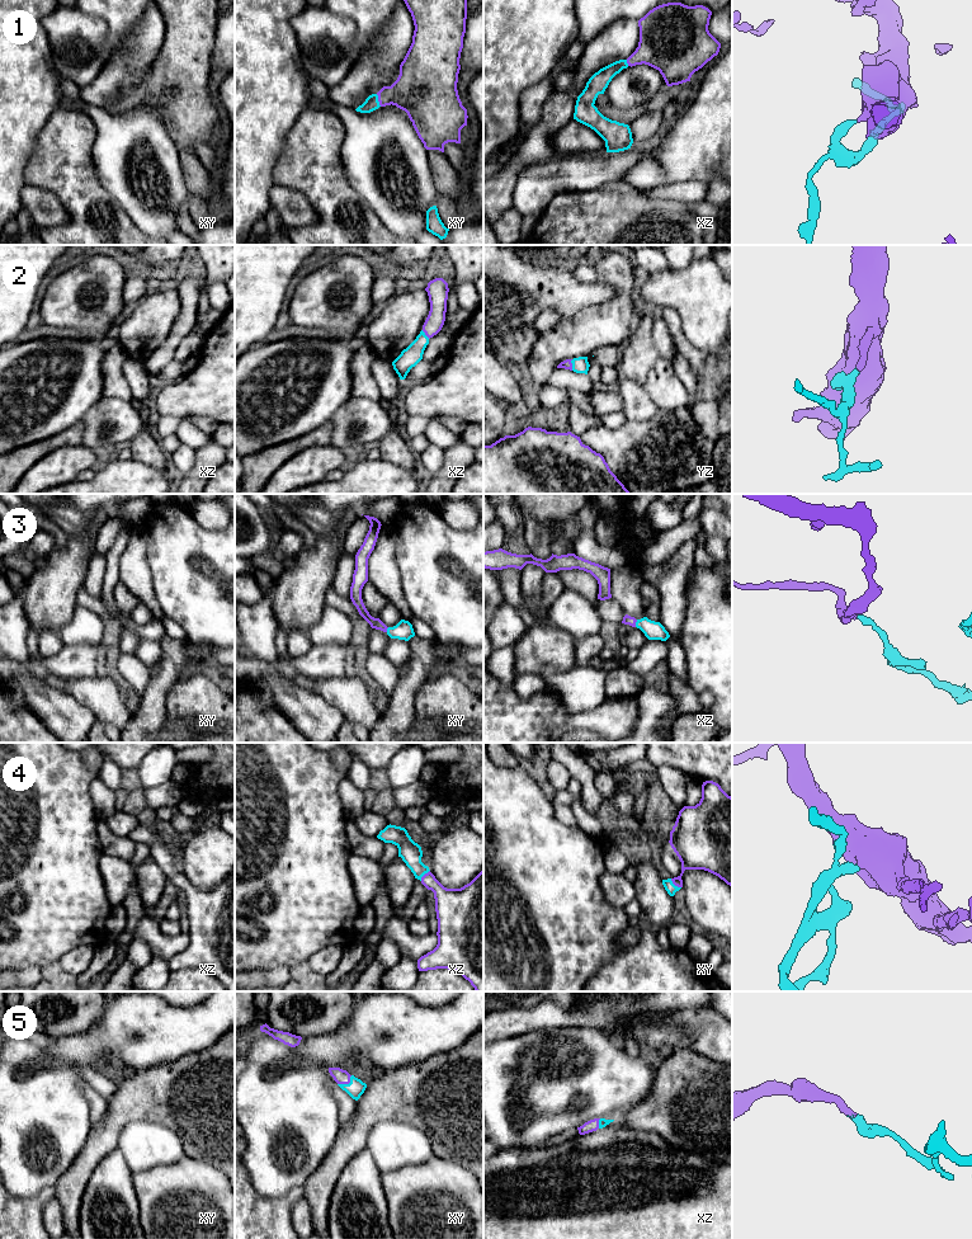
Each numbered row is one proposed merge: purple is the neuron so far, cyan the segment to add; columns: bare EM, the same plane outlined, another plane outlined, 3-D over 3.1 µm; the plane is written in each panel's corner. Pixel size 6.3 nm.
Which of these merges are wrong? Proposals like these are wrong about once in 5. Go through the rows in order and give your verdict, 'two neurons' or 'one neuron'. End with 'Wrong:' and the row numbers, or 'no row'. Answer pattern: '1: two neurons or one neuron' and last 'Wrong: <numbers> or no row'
1: one neuron
2: one neuron
3: one neuron
4: one neuron
5: one neuron
Wrong: no row

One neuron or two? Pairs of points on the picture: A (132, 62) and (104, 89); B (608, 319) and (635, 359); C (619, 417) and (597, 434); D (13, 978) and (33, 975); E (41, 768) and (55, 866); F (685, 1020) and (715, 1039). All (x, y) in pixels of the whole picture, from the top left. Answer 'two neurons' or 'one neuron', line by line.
A: one neuron
B: two neurons
C: two neurons
D: one neuron
E: one neuron
F: one neuron

